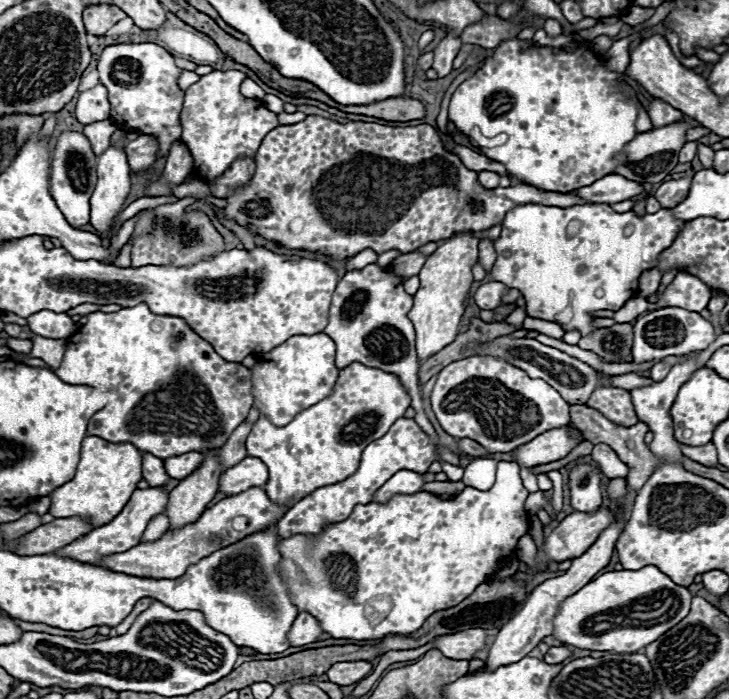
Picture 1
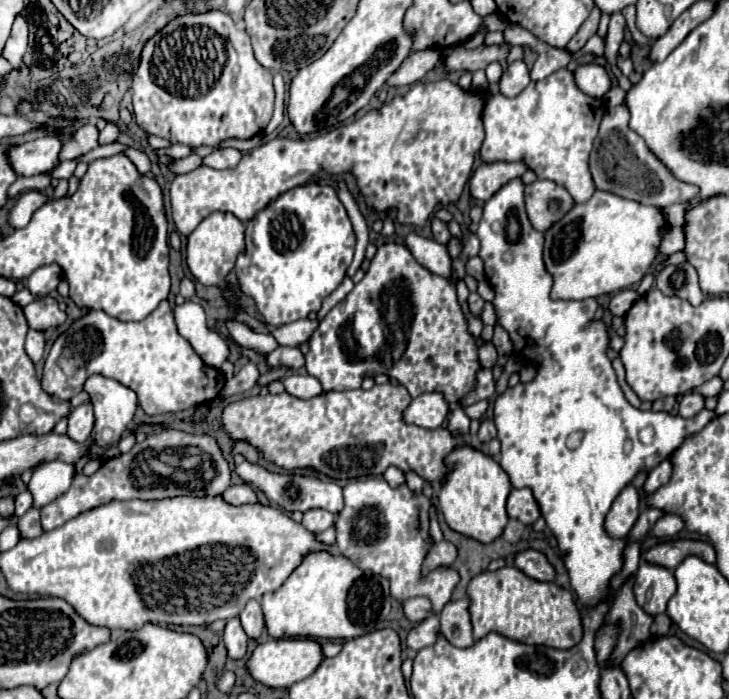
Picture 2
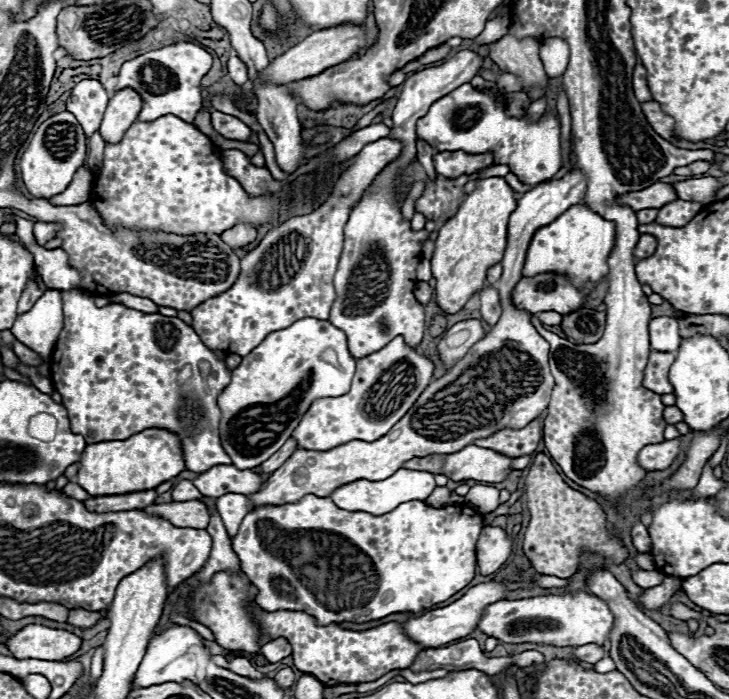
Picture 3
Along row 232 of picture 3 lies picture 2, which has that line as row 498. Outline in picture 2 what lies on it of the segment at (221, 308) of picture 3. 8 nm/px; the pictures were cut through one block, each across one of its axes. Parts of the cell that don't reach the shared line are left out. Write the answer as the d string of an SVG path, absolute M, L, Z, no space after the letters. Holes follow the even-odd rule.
M242 462L236 466L236 474L250 486L256 486L266 494L266 498L278 506L282 512L292 514L292 512L306 512L312 508L322 508L332 514L338 514L344 508L343 488L323 475L311 474L290 474L290 472L270 472L260 464L252 462Z

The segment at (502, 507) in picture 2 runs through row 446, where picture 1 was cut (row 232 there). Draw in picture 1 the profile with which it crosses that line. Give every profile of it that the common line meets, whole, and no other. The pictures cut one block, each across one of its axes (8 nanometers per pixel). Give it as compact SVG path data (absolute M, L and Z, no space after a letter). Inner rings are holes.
M470 230L452 234L438 246L434 254L426 258L426 264L418 274L420 288L414 294L414 306L408 312L408 318L416 328L416 348L420 360L440 352L458 336L458 326L466 310L464 302L472 288L472 268L478 262L478 242L480 238Z

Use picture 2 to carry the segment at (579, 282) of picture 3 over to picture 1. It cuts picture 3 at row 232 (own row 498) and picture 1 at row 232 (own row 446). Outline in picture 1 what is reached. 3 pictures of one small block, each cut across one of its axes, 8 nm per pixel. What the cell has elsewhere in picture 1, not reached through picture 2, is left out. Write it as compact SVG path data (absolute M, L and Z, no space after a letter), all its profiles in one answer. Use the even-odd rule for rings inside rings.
M524 204L516 206L506 214L502 222L502 234L494 242L496 248L496 264L492 268L492 278L498 282L508 282L508 286L518 288L526 296L528 316L556 322L556 316L572 304L572 318L564 324L564 330L578 328L580 334L590 334L596 328L590 326L590 312L596 310L618 310L622 308L638 288L638 278L644 270L656 266L656 254L666 250L672 244L672 238L684 226L682 220L674 220L668 208L662 208L654 214L646 214L638 218L634 212L614 212L608 204L586 204L586 206L572 206L572 208L558 208L558 206L540 206L540 204ZM572 220L580 222L580 232L576 236L568 236L568 224Z

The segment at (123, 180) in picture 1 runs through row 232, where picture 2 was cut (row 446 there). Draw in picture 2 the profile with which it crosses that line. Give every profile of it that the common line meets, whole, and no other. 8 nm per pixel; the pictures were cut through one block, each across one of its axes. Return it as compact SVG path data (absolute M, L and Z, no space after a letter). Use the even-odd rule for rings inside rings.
M90 376L84 384L94 404L94 430L92 438L100 448L116 444L126 432L138 408L136 392L112 378Z

